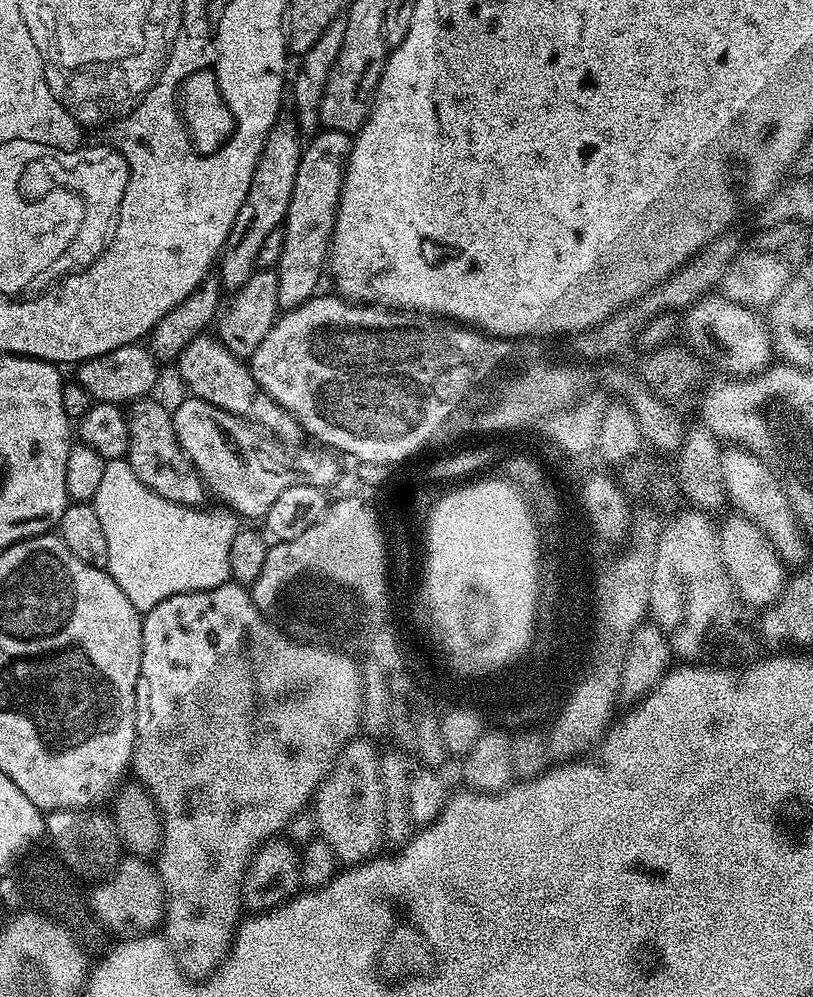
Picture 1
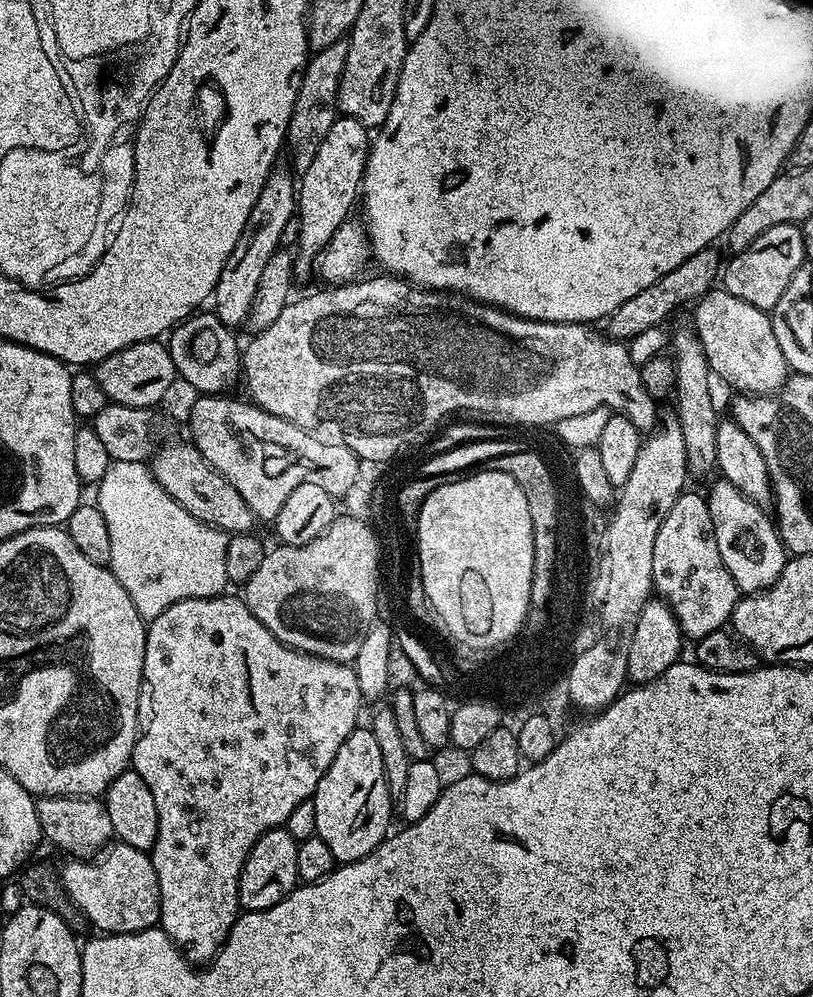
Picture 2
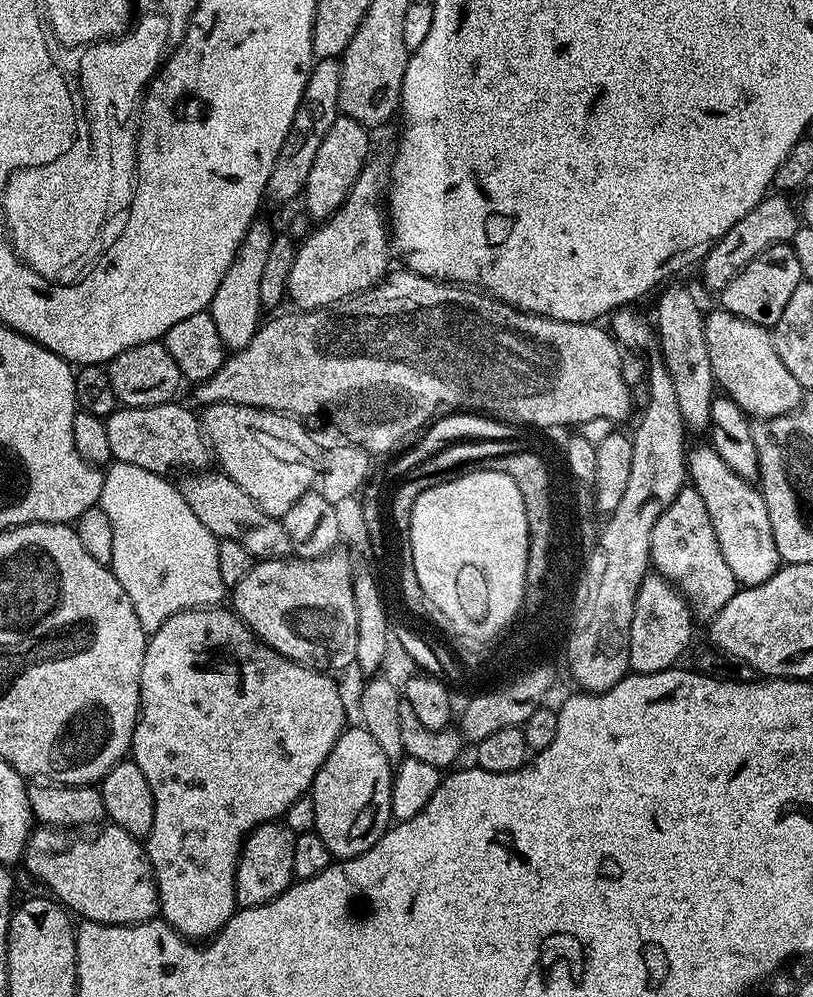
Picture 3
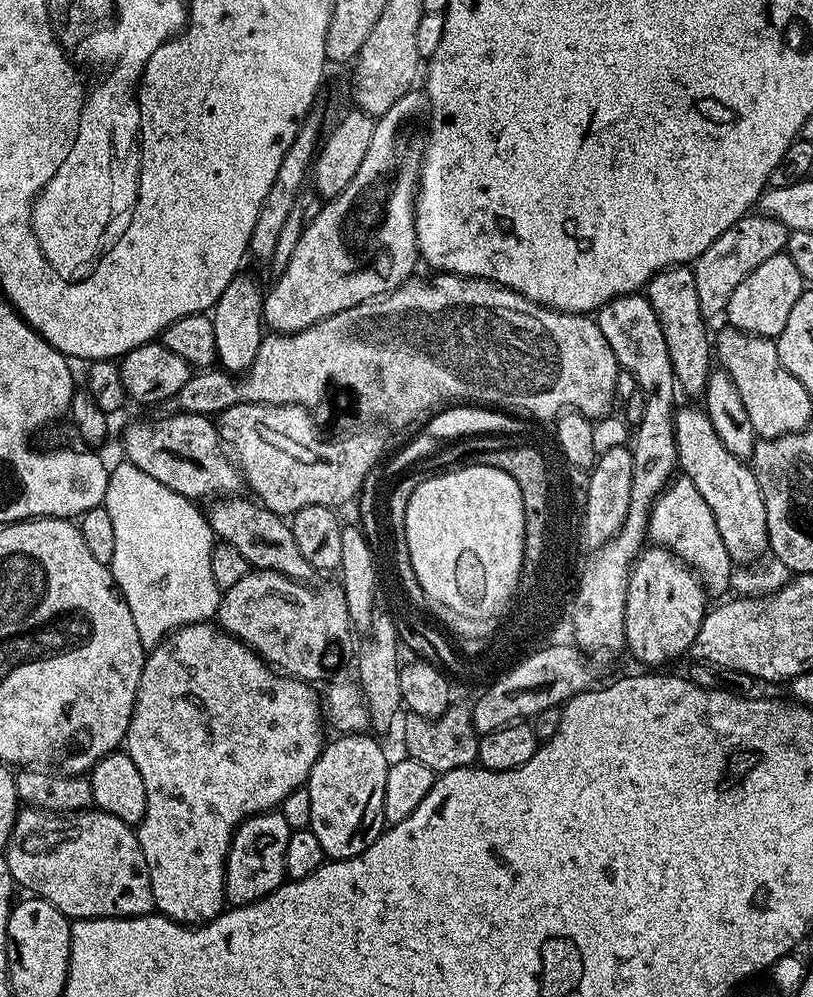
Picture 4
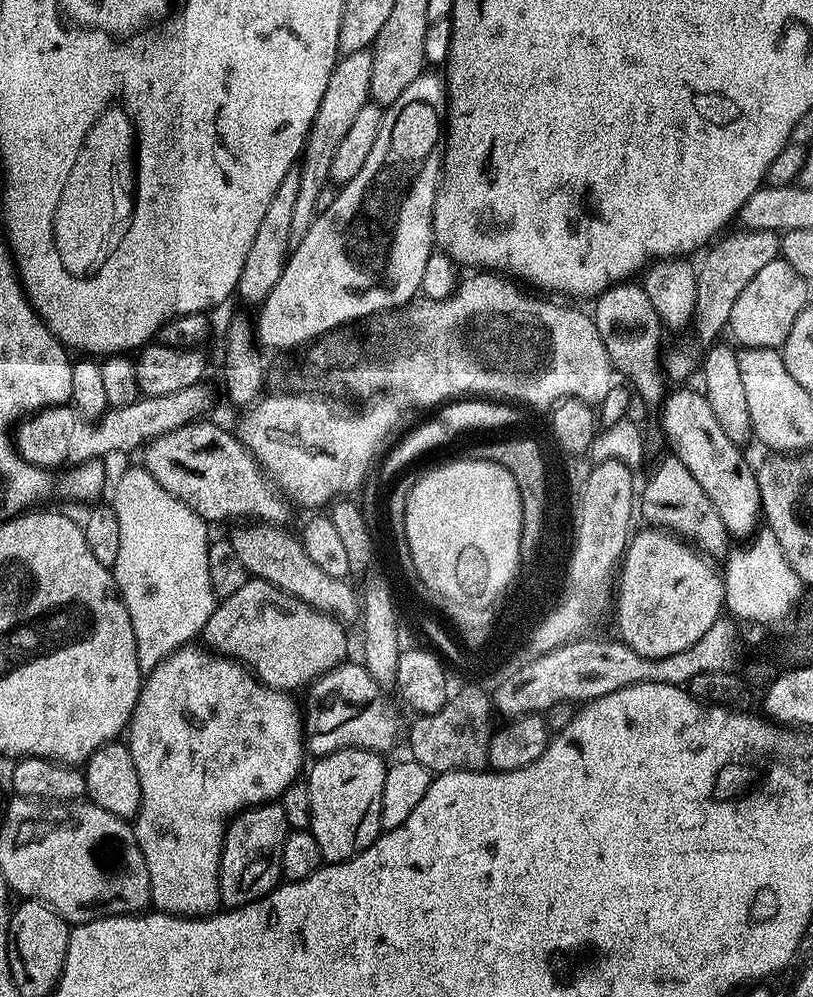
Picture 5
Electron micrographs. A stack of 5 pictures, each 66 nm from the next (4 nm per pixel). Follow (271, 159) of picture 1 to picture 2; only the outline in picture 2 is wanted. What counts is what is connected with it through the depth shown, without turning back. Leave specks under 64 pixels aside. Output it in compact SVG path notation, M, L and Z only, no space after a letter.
M272 170L269 173L250 216L246 218L246 224L242 226L242 234L238 234L238 242L234 242L234 250L230 250L230 258L226 258L226 266L222 266L222 274L210 297L211 307L226 327L236 330L239 324L241 326L247 321L262 272L281 245L280 238L286 224L296 216L297 195L298 188L291 171Z

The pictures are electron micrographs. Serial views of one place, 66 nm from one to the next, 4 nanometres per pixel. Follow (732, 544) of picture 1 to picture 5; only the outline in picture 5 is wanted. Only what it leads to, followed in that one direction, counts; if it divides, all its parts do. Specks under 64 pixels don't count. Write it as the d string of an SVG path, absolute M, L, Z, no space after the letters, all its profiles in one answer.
M680 386L672 390L676 392L669 391L658 408L660 428L672 447L669 448L671 455L677 456L682 466L690 470L698 486L702 486L706 498L710 498L710 502L714 504L714 510L718 512L718 518L722 520L722 526L728 531L729 537L736 538L748 531L751 533L762 518L756 472L740 453L741 449L730 442L718 426L703 391L696 389L695 392L688 387L692 386Z

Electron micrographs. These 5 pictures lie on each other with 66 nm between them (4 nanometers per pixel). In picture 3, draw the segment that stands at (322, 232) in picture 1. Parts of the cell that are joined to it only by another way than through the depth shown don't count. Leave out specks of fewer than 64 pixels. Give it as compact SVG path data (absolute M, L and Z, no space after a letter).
M339 115L322 138L322 146L314 157L314 166L310 166L310 178L306 178L306 186L302 193L303 211L308 212L311 219L323 222L332 216L342 206L342 202L350 194L354 182L360 176L360 171L370 159L368 153L369 129L349 116Z

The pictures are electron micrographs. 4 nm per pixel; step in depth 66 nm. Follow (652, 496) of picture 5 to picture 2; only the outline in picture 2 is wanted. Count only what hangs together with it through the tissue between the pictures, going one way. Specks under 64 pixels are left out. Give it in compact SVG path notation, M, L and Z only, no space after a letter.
M691 490L681 492L662 526L658 526L658 538L654 538L652 587L655 595L671 608L680 624L680 631L689 641L697 642L704 636L719 632L731 621L732 611L742 593L736 587L734 578L730 578L730 570L726 570L722 554L718 554L718 542L714 542L714 522L710 522L708 502L701 493L699 496Z

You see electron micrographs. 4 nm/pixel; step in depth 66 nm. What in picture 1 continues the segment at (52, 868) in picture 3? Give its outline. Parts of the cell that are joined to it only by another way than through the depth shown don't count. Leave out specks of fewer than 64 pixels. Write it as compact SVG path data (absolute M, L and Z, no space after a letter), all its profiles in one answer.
M125 855L114 871L90 892L93 916L116 938L147 936L155 933L164 923L164 887L155 863L143 856Z

